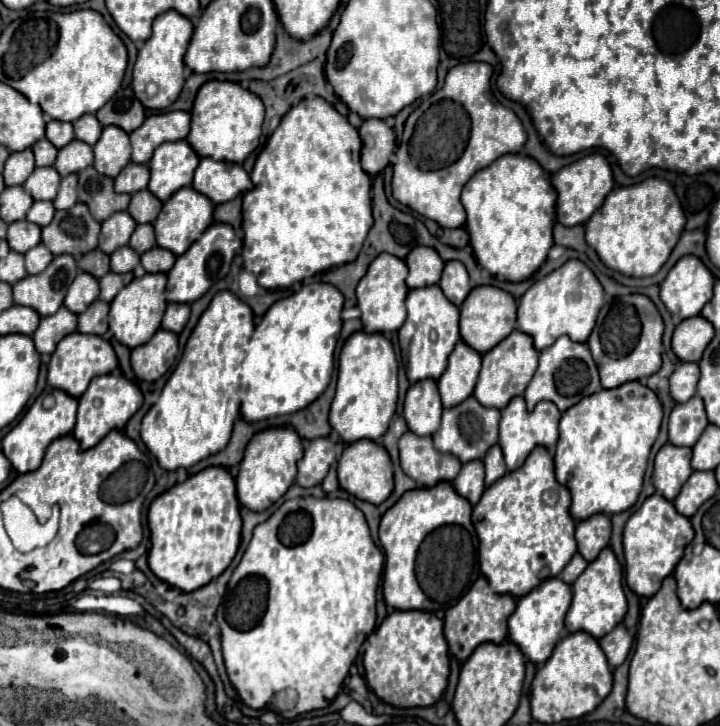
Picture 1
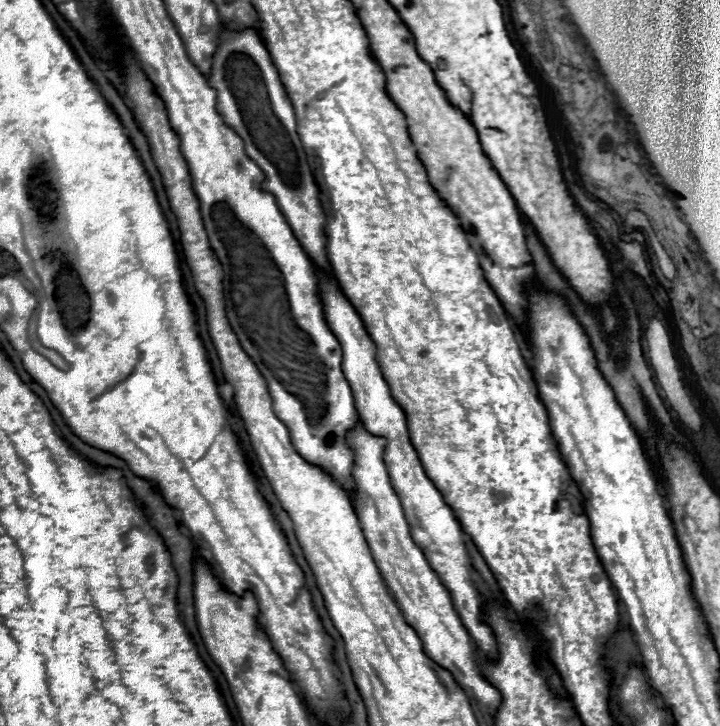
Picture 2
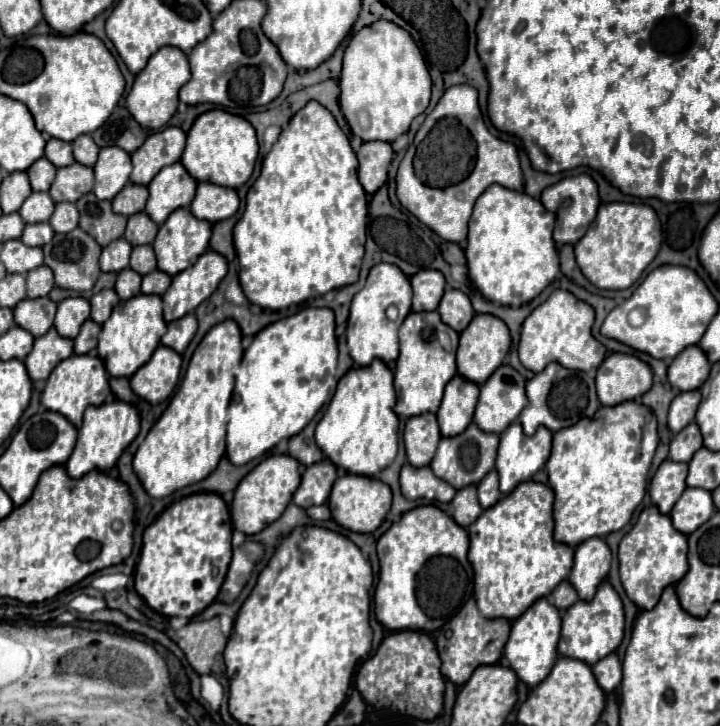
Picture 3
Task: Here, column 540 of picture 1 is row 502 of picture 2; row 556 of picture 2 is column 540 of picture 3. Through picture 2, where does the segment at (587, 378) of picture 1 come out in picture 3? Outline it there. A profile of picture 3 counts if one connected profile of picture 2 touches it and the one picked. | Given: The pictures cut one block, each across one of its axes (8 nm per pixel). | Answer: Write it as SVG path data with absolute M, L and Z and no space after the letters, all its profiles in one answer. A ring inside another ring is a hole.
M556 362L548 364L542 372L538 372L528 384L526 384L526 398L528 408L520 412L520 424L524 428L524 434L532 436L538 426L546 426L550 432L558 432L562 428L568 428L582 418L592 418L592 414L600 408L596 388L594 388L594 370L592 372L576 372L568 370Z

